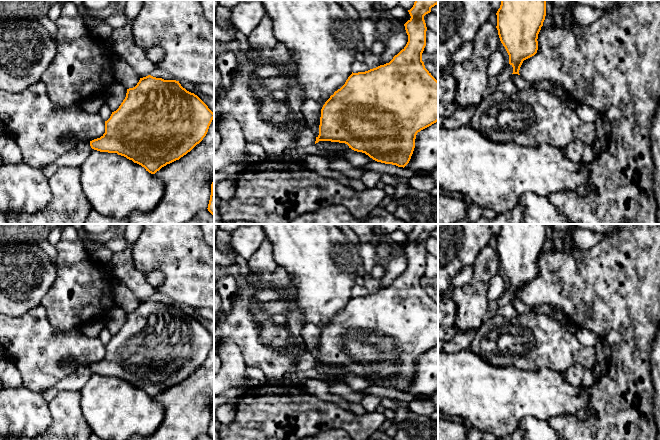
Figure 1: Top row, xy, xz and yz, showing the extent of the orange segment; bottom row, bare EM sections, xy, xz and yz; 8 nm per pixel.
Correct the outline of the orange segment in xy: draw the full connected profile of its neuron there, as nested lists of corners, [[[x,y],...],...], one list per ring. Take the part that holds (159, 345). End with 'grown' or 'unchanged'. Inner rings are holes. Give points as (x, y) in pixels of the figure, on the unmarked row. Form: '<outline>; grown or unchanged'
[[[151,299],[140,302],[137,309],[127,313],[119,332],[105,345],[105,357],[92,365],[79,367],[73,374],[41,392],[47,403],[59,391],[80,391],[92,373],[117,377],[155,398],[190,376],[206,360],[214,337],[194,317],[187,315],[179,305],[164,304]]]; grown

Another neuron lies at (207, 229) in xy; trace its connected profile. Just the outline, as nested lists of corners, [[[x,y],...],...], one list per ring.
[[[200,224],[206,244],[214,250],[214,224]]]

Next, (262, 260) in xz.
[[[268,238],[248,260],[248,266],[252,271],[273,272],[276,270],[278,265],[273,258],[273,247]]]

